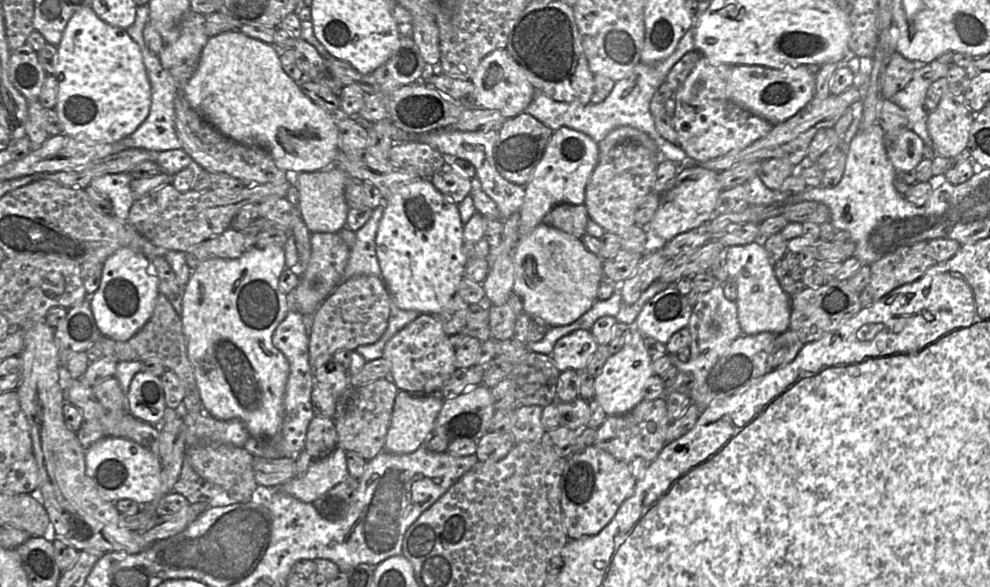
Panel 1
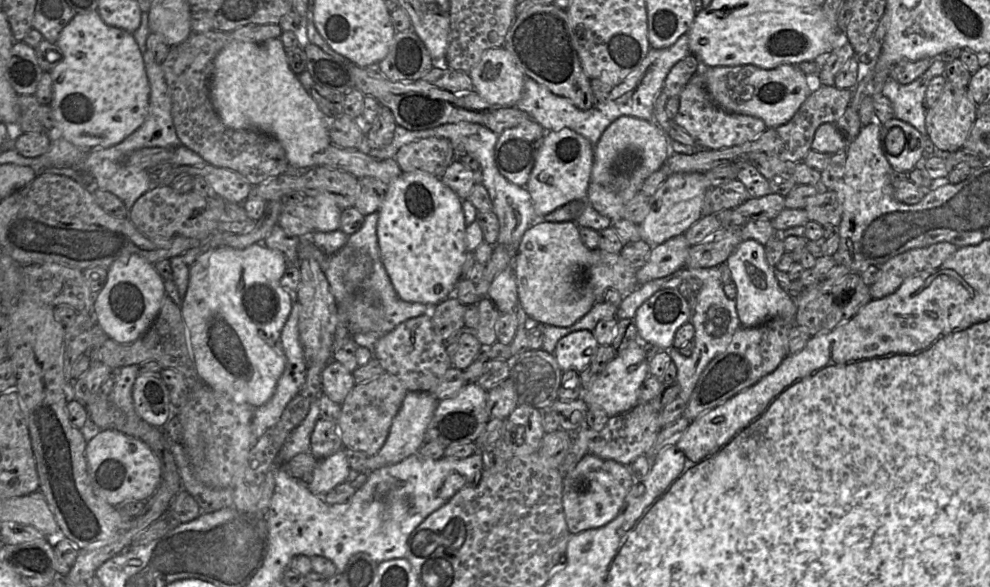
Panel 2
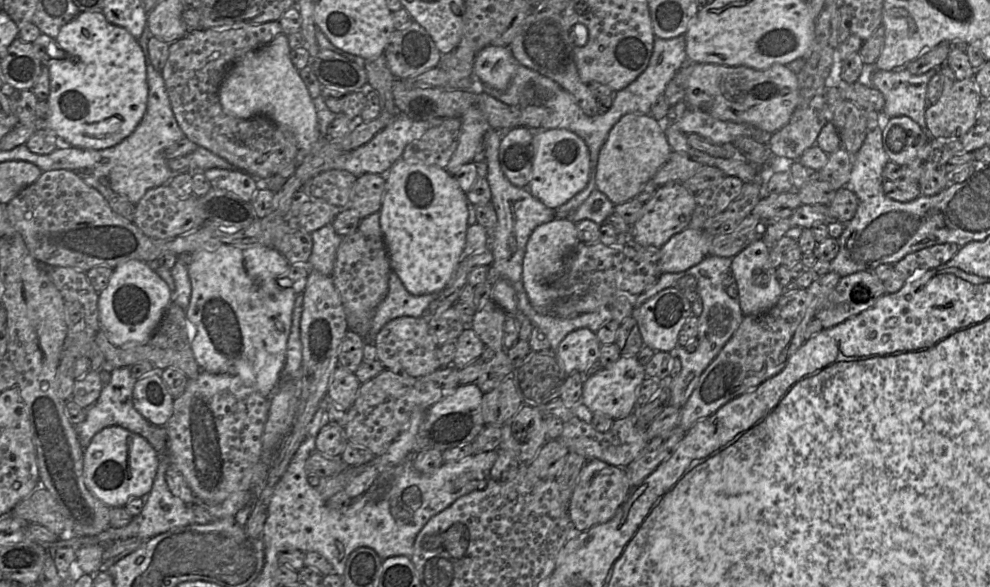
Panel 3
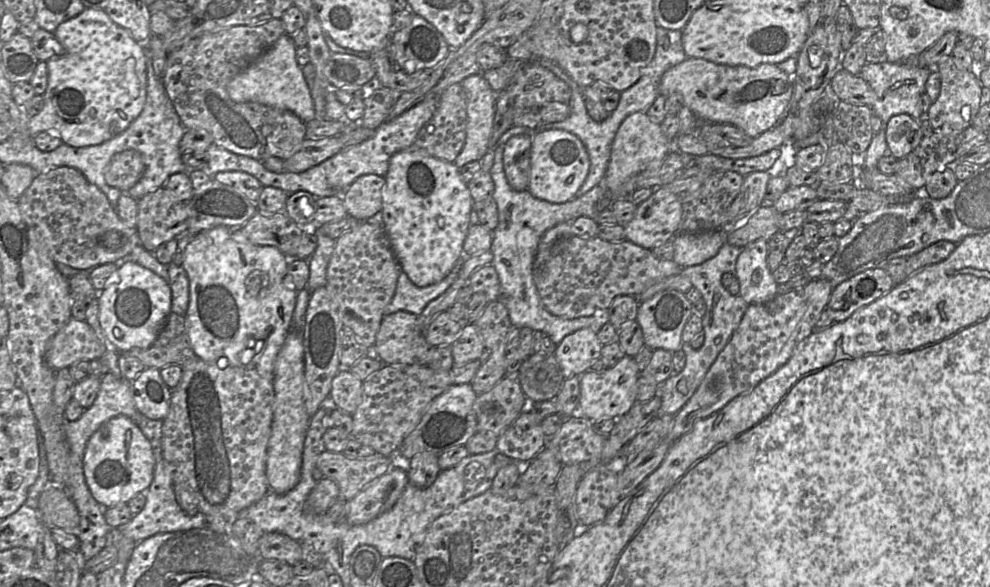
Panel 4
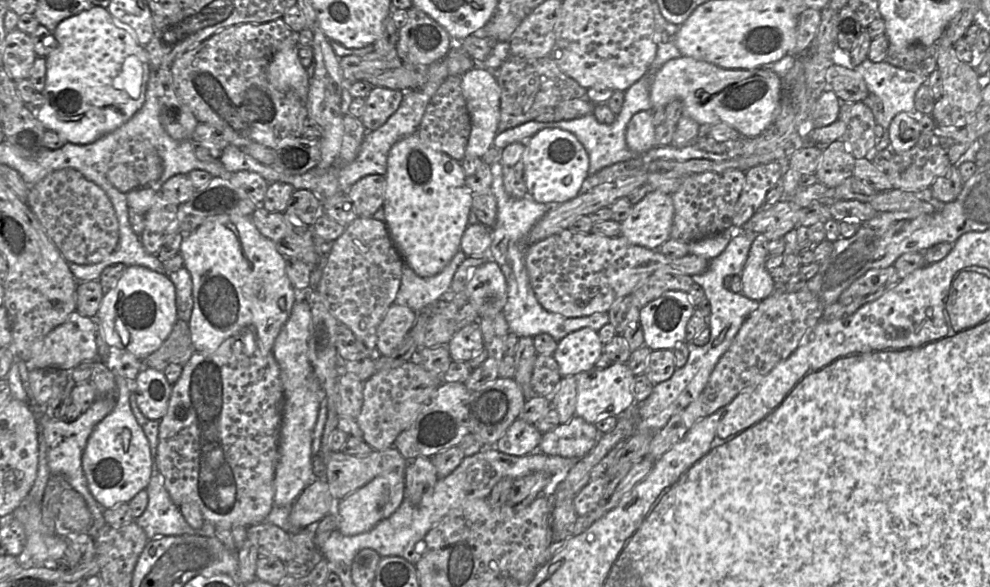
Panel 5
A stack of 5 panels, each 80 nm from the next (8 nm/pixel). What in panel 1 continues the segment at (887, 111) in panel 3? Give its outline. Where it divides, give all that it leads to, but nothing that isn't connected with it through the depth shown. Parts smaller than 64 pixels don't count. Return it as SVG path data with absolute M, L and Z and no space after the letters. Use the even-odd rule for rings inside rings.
M937 60L925 63L916 69L912 79L901 91L897 92L890 100L904 110L908 118L908 128L913 130L926 146L933 148L933 141L927 128L928 111L925 109L925 98L930 85L949 70L947 64Z

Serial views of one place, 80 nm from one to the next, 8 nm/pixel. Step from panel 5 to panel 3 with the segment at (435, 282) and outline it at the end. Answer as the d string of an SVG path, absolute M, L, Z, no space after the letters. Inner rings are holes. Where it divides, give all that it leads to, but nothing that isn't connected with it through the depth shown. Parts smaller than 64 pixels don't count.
M391 271L388 293L374 312L370 329L370 341L374 343L374 338L379 331L395 318L423 316L425 310L438 296L439 293L418 296L410 294L396 273Z

